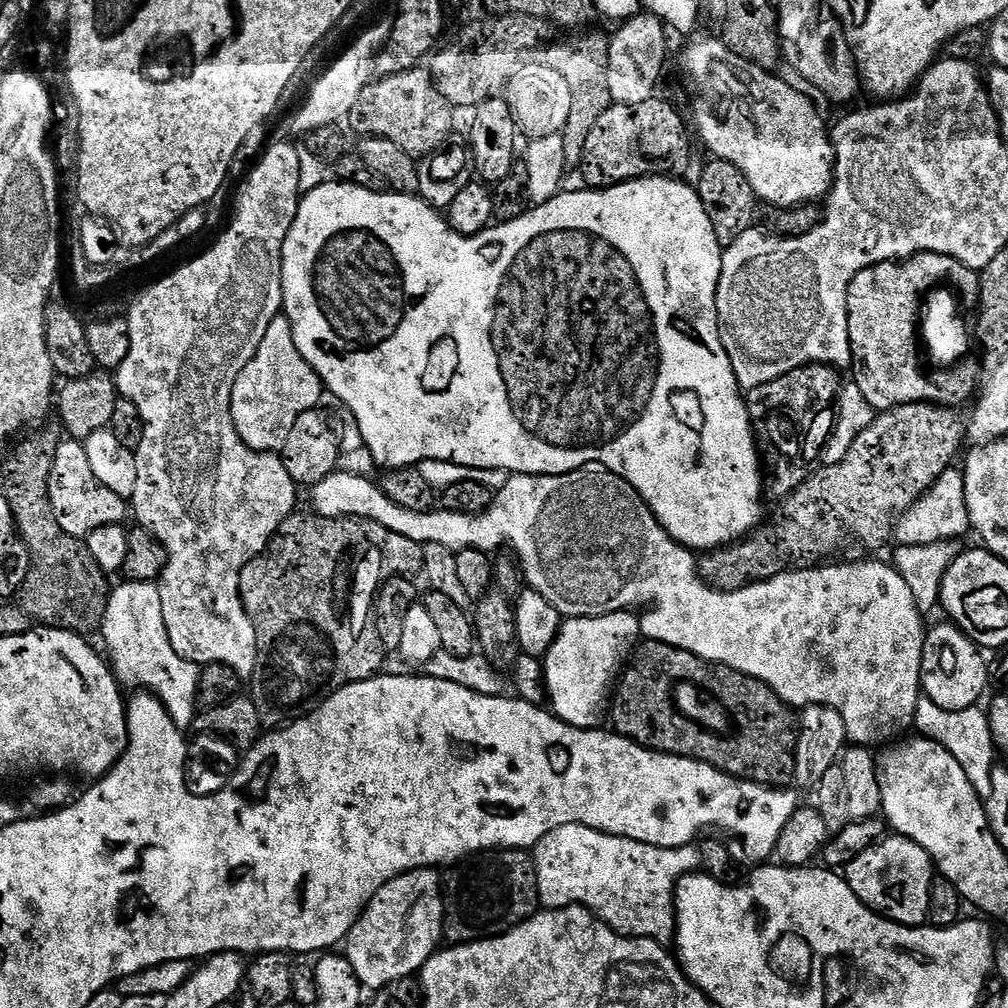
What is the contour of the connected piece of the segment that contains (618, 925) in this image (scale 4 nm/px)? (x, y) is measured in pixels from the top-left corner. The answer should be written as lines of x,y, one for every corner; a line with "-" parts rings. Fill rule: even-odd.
581,824
562,826
558,830
554,830
550,834
543,836
540,843
534,849
534,875
536,877
539,903
548,910
561,906
579,906
586,908
592,915
600,917
609,928
612,928
613,931
620,933
622,936
629,936
631,938
664,938
664,935
667,932
669,935
674,928
674,889
676,883
683,876
695,873
701,867
701,853
699,851
695,852
694,849
695,847
692,846
686,848
659,848
658,846
650,846
637,840
631,840
625,836
611,836
605,832
587,828

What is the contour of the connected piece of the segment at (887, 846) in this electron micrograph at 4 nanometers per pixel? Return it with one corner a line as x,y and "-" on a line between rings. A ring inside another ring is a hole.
899,834
885,835
883,840
871,844
865,852
858,854
858,858
849,862
846,879
857,898
885,920
908,928
919,928
927,921
934,865
928,852
913,840

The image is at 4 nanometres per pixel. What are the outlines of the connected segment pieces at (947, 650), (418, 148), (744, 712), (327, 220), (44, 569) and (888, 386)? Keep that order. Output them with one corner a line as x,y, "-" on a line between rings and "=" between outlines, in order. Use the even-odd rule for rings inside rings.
953,631
949,640
925,641
923,648
920,686
925,697
935,702
942,710
962,711
975,708
981,703
980,695
990,684
990,664
983,660
981,649
973,645
963,632
=
417,66
393,76
380,76
365,86
350,110
346,124
357,137
386,138
396,148
406,150
406,154
423,158
448,143
453,135
452,115
454,109
447,95
437,90
431,71
=
645,639
628,660
614,695
610,700
612,724
621,736
650,748
653,752
667,752
669,756
688,756
714,766
727,776
751,780
765,786
788,786
793,783
798,716
793,709
770,690
761,680
750,678
725,664
703,660
681,648
663,644
660,640
=
335,182
336,184
320,184
312,193
305,195
300,201
300,209
292,223
290,234
284,243
284,261
282,262
282,278
284,279
284,303
291,306
292,303
300,304
300,308
289,307
286,315
292,321
292,333
294,342
306,358
306,362
320,376
321,385
328,388
348,407
347,415
356,422
360,431
363,447
368,447
368,452
381,464
384,470
411,468
429,458
438,458
444,463
454,463
458,467
505,468
511,474
521,476
561,476
567,472
579,472
581,468
599,466
618,474
648,503
648,508
656,515
656,520
671,534
677,544
683,544
689,550
695,550
703,554
714,548
723,548
733,542
743,541
744,537
755,532
760,527
764,516
764,504
760,501
760,491
765,491
766,480
762,475
762,456
758,451
756,433
752,431
752,420
748,417
748,405
742,395
740,383
736,381
734,370
730,366
730,358
722,346
720,327
718,326
718,310
716,309
716,291
722,274
722,246
714,234
714,226
710,222
710,214
700,201
700,193
696,191
692,196
682,196
682,190
676,190
674,196
654,196
636,202
636,188
627,188
621,182
610,188
599,190
583,190
584,192
561,191
553,200
547,200
545,204
535,205
531,210
522,213
518,218
504,223
493,223
491,226
479,232
476,236
463,236
455,232
448,224
447,219
437,209
431,208
426,201
416,194
393,194
388,192
376,192
372,188
362,188
359,184
347,182
=
23,440
7,453
4,472
8,477
2,489
13,512
19,541
29,554
29,572
18,593
18,607
37,625
91,637
91,632
104,622
110,595
109,577
94,560
87,543
81,537
66,534
52,513
50,474
57,441
=
920,252
899,262
875,264
852,279
847,302
852,347
850,375
873,411
888,411
910,403
960,406
975,391
976,386
972,383
936,380
932,374
924,376
920,369
922,348
918,343
918,321
922,315
924,292
931,293
941,286
952,290
975,289
977,284
977,269
967,268
954,258
933,252

